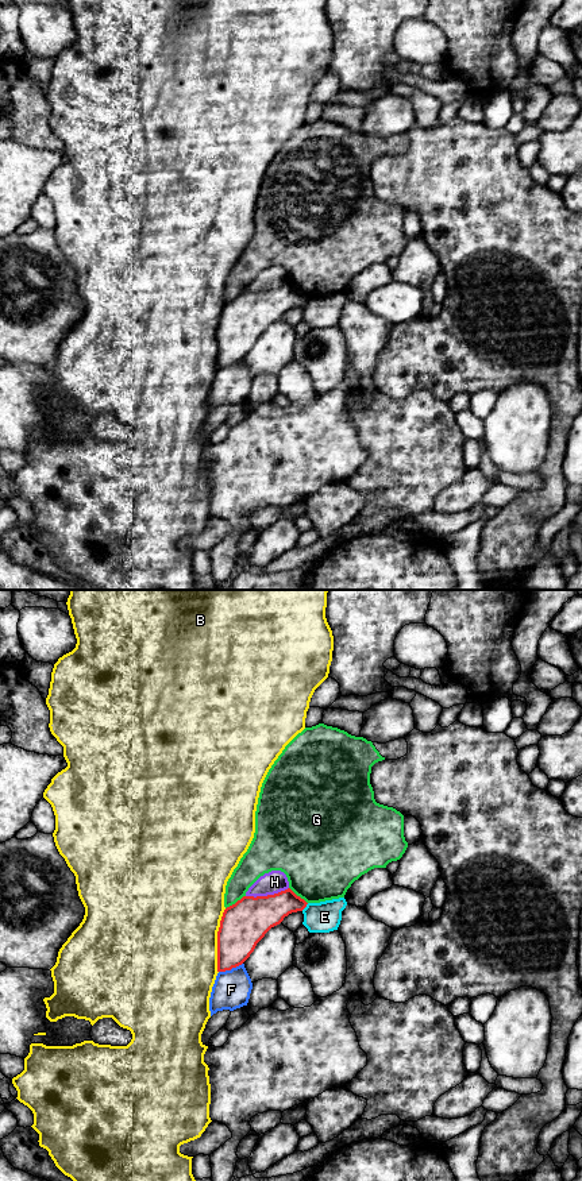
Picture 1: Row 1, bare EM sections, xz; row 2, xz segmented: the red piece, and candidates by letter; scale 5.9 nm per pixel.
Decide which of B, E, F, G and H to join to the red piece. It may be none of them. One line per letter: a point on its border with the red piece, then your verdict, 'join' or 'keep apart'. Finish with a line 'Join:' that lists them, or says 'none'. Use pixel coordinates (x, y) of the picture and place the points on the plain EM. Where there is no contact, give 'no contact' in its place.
B: contact xz (218, 336); keep apart
E: contact xz (304, 303); keep apart
F: contact xz (230, 365); keep apart
G: contact xz (236, 297); keep apart
H: contact xz (268, 290); keep apart
Join: none

